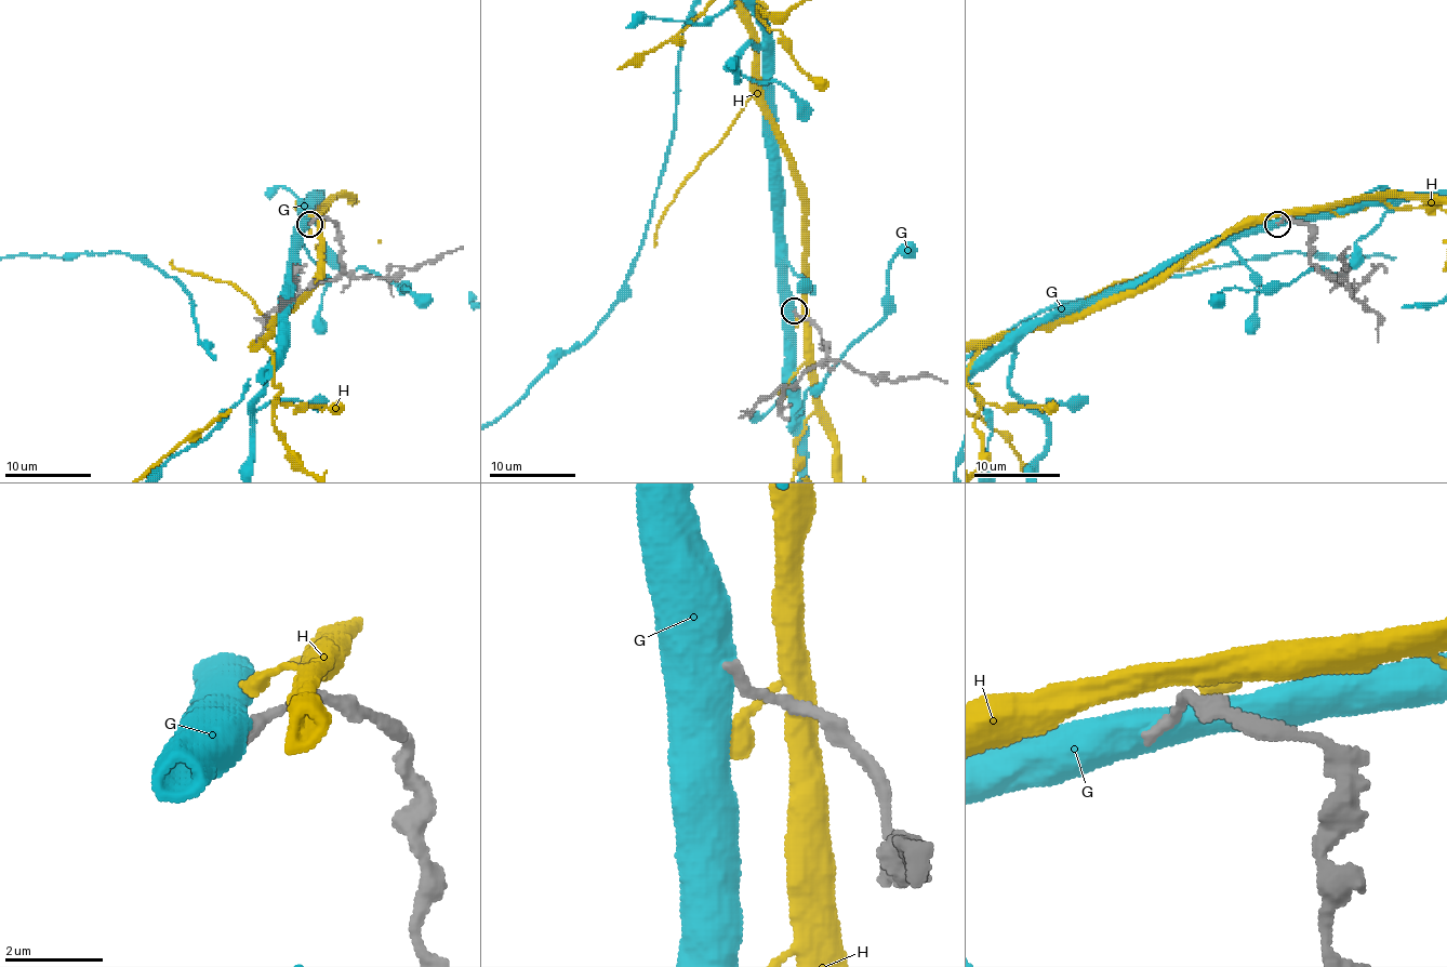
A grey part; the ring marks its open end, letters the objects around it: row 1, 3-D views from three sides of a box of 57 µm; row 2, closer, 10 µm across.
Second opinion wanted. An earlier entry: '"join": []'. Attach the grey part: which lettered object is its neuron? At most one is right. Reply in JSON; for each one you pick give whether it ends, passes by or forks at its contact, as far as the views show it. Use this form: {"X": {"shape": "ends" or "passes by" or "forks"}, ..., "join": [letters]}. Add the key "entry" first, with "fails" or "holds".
{"entry": "holds", "join": []}

